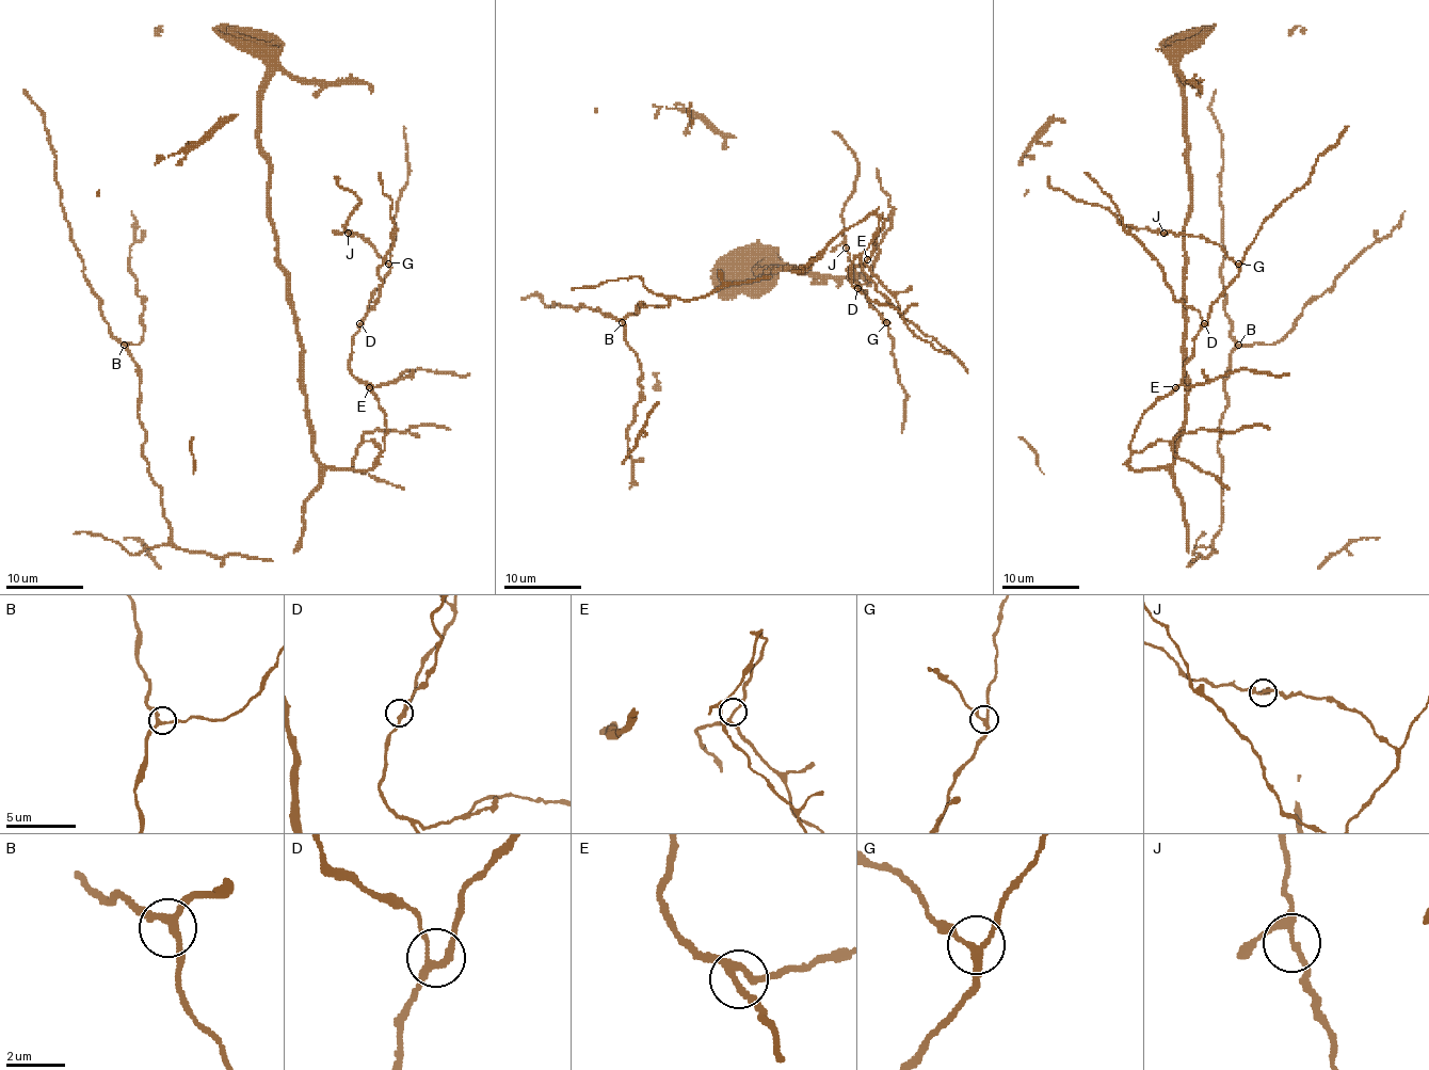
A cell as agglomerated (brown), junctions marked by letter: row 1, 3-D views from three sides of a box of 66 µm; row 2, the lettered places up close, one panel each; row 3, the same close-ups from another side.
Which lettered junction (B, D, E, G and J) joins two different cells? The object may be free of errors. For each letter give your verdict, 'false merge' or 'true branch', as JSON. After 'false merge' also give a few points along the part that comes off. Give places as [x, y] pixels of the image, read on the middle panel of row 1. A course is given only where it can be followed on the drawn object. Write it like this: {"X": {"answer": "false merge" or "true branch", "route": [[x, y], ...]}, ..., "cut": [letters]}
{"B": {"answer": "true branch"}, "D": {"answer": "true branch"}, "E": {"answer": "true branch"}, "G": {"answer": "true branch"}, "J": {"answer": "true branch"}, "cut": []}

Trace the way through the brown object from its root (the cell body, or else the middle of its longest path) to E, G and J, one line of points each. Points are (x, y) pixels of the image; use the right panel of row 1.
E: (1133, 468), (1128, 464), (1130, 441), (1140, 418), (1175, 387)
G: (1133, 468), (1130, 441), (1140, 418), (1181, 383), (1194, 337), (1209, 306), (1238, 273), (1238, 264)
J: (1133, 468), (1130, 441), (1140, 418), (1181, 383), (1209, 306), (1238, 273), (1217, 244), (1163, 233)

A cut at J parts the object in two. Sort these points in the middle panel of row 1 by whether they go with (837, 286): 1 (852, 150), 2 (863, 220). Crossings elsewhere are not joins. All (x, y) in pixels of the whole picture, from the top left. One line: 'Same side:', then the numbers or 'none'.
Same side: 2

